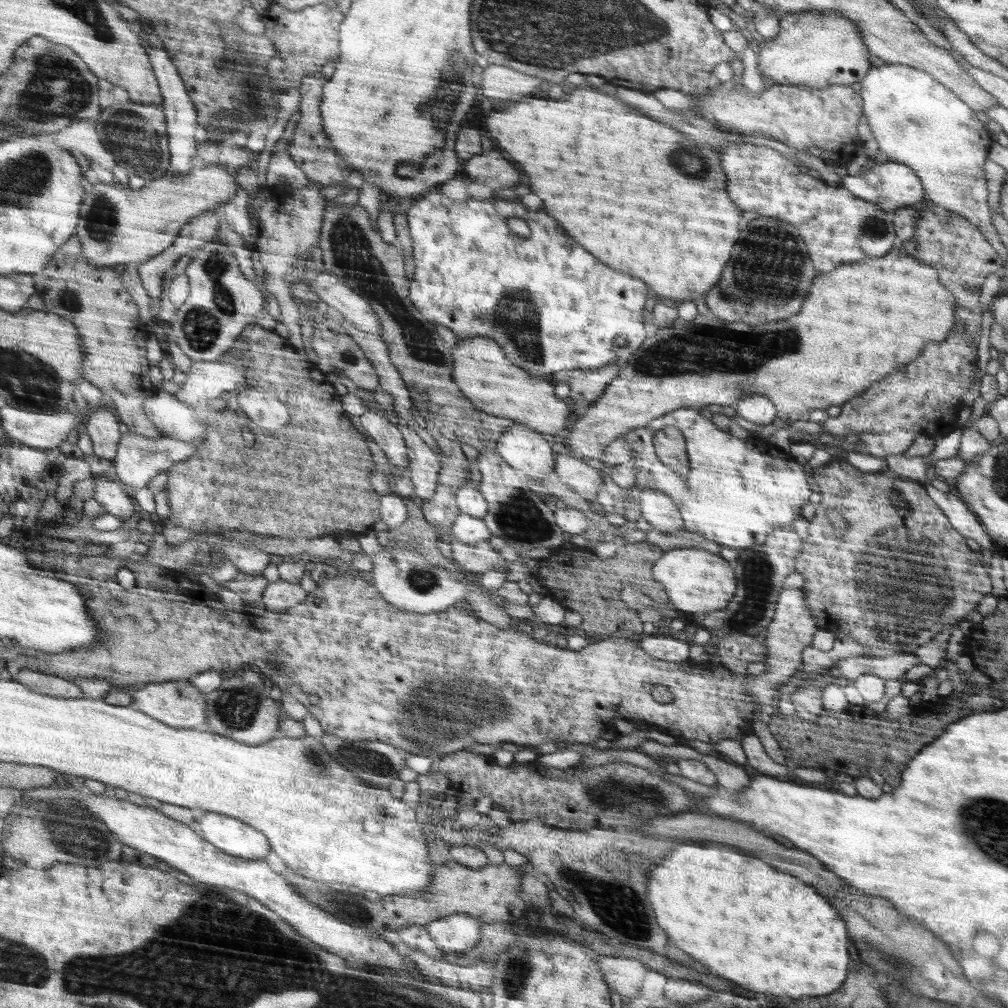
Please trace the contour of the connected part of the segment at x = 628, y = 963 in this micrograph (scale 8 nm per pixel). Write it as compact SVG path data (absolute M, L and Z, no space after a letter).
M600 956L604 966L604 978L609 987L621 996L638 996L648 968L634 958L610 958Z

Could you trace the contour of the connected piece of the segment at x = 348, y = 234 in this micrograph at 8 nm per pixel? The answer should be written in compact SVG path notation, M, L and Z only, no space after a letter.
M329 201L325 205L318 245L323 254L323 268L338 276L348 288L366 300L378 316L381 323L378 335L390 345L391 362L402 373L414 407L426 424L449 427L457 432L458 442L472 445L479 451L497 449L500 438L517 422L481 411L462 393L455 379L455 359L451 348L444 346L435 326L408 300L404 258L396 250L396 243L386 244L380 238L368 212L358 202L342 205Z

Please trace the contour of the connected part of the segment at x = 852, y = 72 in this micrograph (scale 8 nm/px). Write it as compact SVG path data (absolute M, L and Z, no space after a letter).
M808 12L786 13L779 18L780 32L771 40L753 44L758 52L757 68L762 77L773 79L782 85L806 85L824 89L830 85L853 85L860 83L872 68L872 56L860 42L860 30L852 20L838 13Z

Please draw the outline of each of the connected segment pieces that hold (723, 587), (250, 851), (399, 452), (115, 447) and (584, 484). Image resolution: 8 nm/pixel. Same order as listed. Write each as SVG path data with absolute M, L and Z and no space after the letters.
M676 548L663 552L655 563L652 574L658 583L664 585L671 599L670 605L683 612L709 613L726 608L738 590L738 576L734 576L730 564L724 558L702 548Z
M210 812L198 820L195 829L218 848L234 856L254 860L264 858L272 850L268 838L260 830L226 814Z
M364 403L366 411L358 417L362 426L373 438L373 442L384 451L395 470L409 469L408 448L397 426L386 420L373 405Z
M107 407L89 413L87 432L93 438L98 457L113 462L117 458L120 442L124 438L124 434L120 432L121 421L116 411Z
M563 451L559 453L553 476L590 502L596 499L596 492L604 486L600 471L586 464L580 457L568 456L568 451Z

